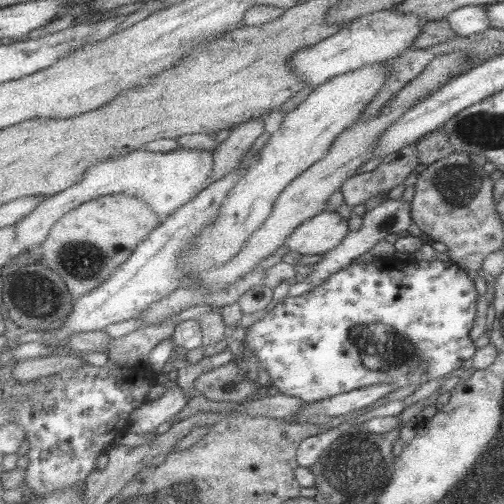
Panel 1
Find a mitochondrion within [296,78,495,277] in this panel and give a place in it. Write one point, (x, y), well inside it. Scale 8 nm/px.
(458, 185)

